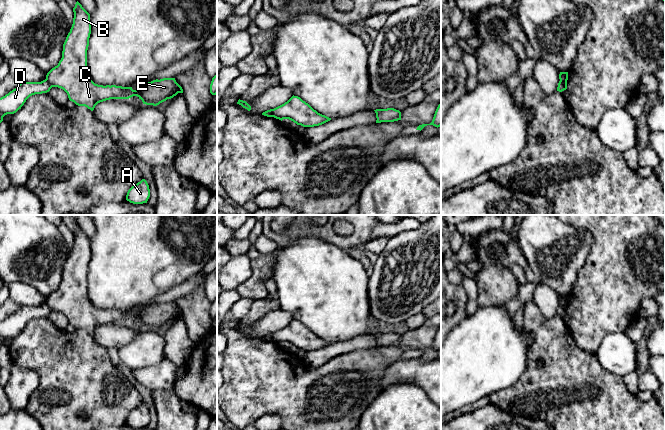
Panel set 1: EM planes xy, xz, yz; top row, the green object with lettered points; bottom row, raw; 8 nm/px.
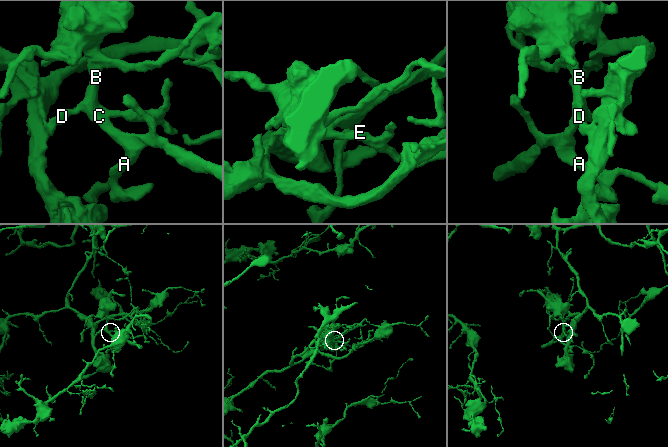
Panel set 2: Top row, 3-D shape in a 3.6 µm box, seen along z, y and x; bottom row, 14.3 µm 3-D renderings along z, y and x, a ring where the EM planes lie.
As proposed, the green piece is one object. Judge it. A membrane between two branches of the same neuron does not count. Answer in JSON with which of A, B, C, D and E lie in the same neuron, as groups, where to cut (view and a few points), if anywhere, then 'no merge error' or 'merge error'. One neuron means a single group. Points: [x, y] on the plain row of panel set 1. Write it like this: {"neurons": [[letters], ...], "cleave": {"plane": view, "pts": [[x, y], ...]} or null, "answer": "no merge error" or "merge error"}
{"neurons": [["A", "B", "C", "E"], ["D"]], "cleave": {"plane": "xy", "pts": [[46, 302], [53, 310]]}, "answer": "merge error"}

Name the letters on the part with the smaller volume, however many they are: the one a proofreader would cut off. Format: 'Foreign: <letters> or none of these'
Foreign: A, B, C, E

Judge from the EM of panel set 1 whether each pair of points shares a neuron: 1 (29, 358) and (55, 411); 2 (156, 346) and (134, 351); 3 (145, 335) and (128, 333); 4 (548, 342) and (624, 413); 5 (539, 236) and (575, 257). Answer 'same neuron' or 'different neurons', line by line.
1: same neuron
2: same neuron
3: different neurons
4: same neuron
5: same neuron

